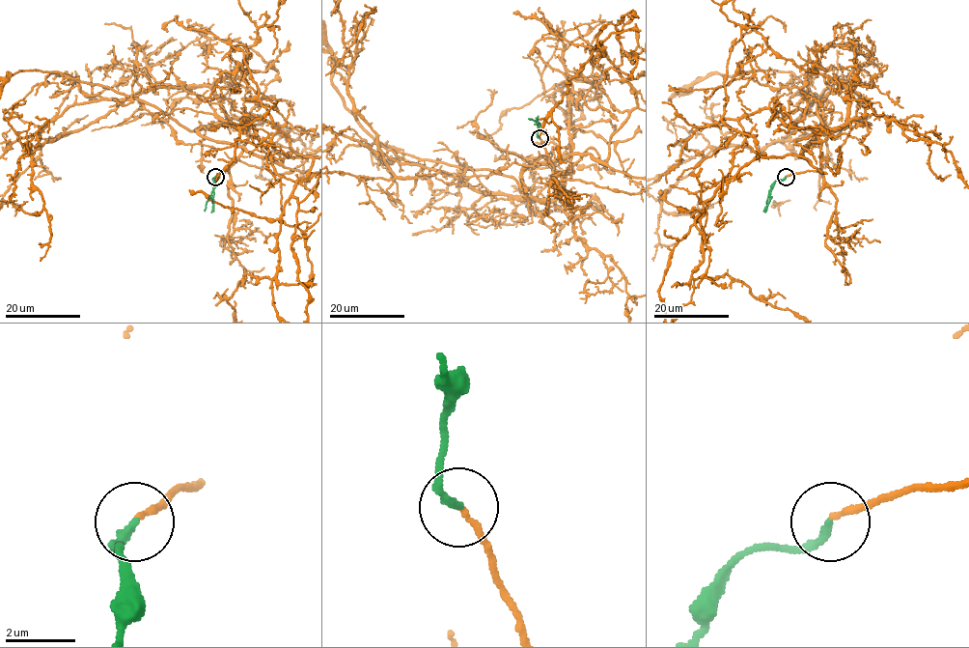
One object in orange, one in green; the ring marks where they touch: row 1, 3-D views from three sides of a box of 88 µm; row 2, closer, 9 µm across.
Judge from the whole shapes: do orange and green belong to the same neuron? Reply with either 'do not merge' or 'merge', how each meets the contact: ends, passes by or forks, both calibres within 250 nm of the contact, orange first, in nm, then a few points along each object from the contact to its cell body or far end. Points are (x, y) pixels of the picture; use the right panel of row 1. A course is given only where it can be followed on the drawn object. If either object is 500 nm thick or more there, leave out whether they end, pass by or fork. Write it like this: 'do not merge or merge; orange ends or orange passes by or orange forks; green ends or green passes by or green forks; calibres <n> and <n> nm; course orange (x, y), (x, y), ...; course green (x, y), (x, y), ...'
merge; orange ends; green ends; calibres 150 and 240 nm; course orange (786, 176), (819, 170), (816, 132), (846, 123), (826, 130), (807, 85), (754, 70), (710, 73), (684, 92); course green (786, 177), (773, 184), (765, 211)

